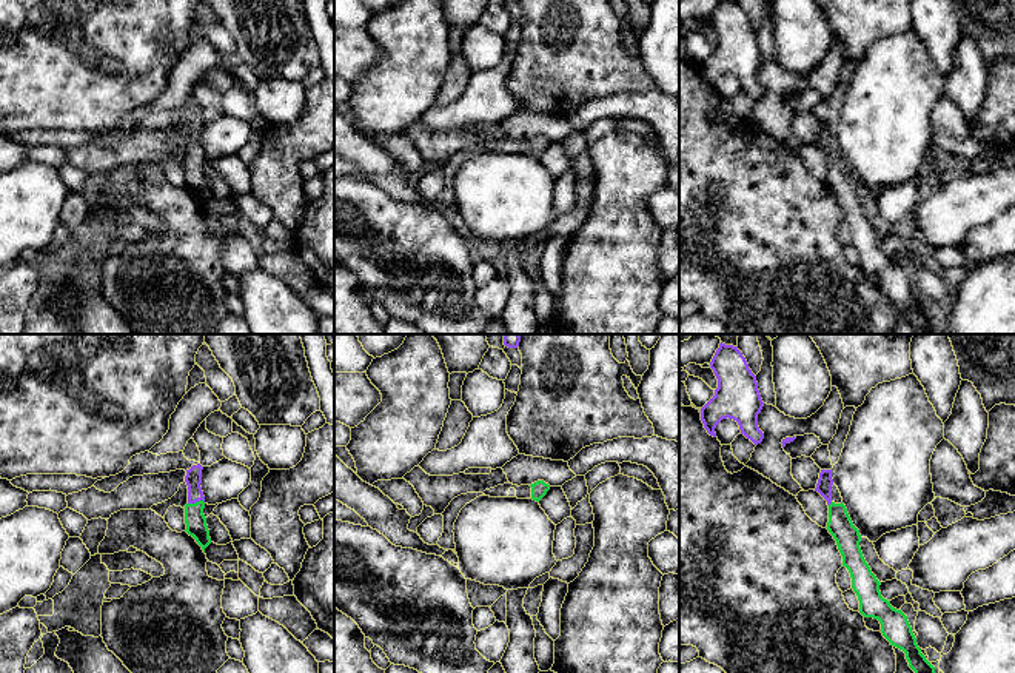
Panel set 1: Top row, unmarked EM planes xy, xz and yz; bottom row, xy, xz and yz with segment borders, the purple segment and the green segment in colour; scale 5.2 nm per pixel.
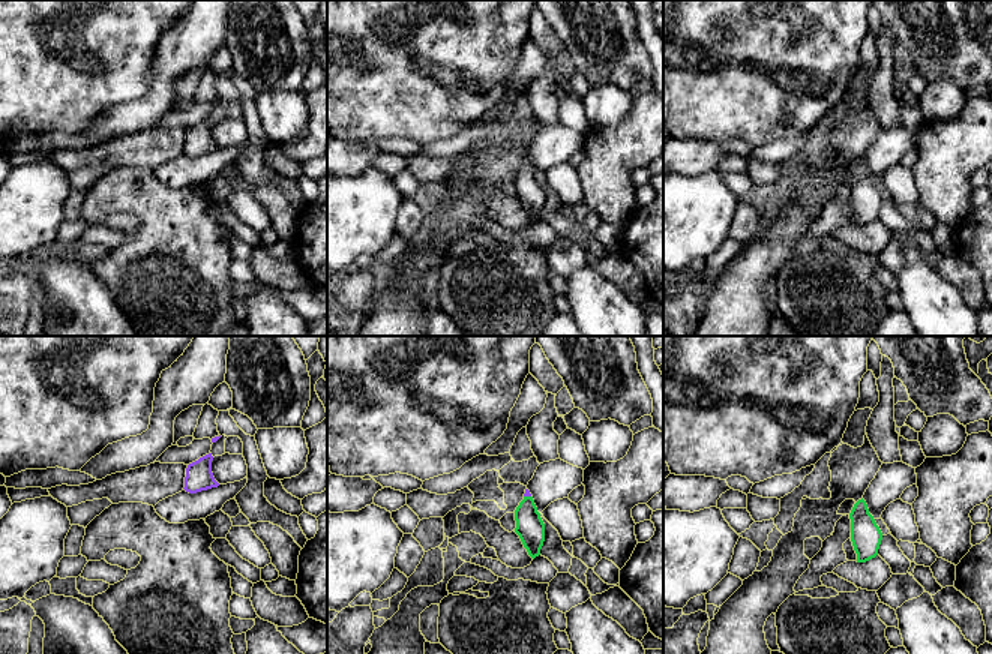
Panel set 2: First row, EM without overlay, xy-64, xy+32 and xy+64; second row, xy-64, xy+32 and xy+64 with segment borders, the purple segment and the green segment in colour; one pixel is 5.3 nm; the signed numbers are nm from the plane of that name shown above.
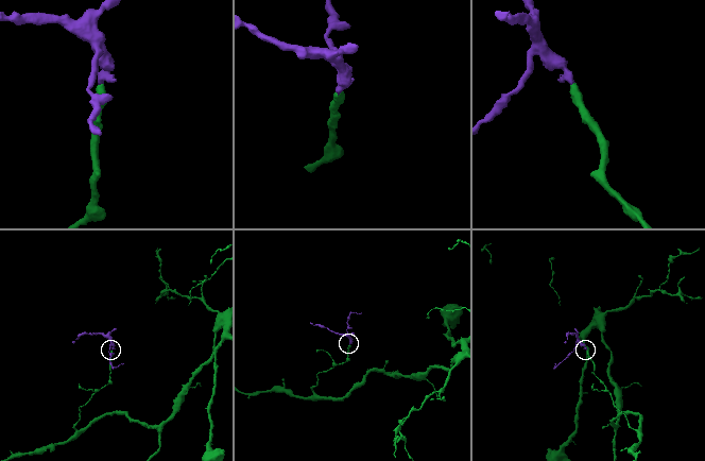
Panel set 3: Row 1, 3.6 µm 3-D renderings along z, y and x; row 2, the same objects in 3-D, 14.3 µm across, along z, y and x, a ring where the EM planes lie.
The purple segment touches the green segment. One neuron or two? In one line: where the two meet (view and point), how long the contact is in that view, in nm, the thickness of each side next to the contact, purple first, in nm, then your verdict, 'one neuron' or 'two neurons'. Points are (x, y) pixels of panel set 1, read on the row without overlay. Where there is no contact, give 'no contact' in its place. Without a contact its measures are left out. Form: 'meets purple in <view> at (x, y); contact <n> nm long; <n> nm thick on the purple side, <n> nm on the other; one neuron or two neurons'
meets purple in xy at (196, 156); contact 90 nm long; 90 nm thick on the purple side, 110 nm on the other; one neuron

